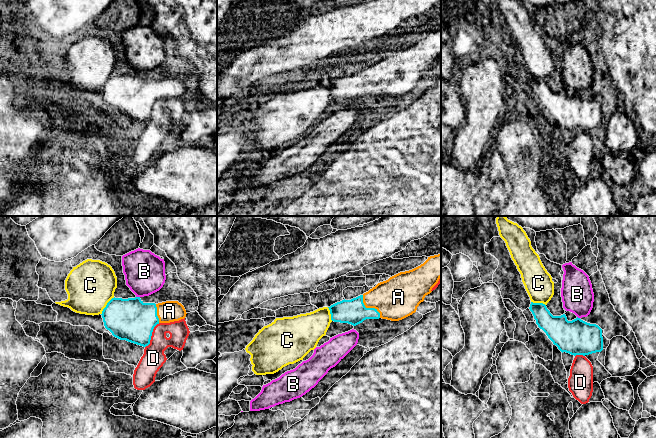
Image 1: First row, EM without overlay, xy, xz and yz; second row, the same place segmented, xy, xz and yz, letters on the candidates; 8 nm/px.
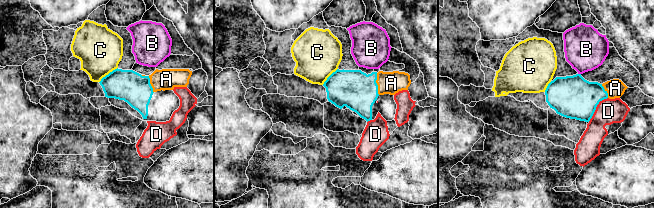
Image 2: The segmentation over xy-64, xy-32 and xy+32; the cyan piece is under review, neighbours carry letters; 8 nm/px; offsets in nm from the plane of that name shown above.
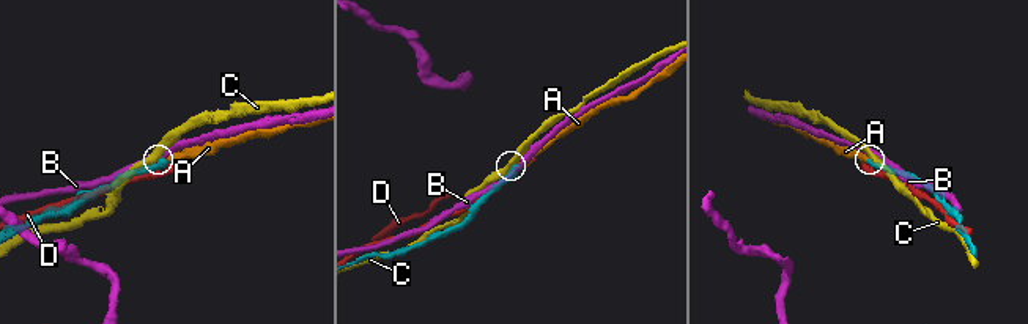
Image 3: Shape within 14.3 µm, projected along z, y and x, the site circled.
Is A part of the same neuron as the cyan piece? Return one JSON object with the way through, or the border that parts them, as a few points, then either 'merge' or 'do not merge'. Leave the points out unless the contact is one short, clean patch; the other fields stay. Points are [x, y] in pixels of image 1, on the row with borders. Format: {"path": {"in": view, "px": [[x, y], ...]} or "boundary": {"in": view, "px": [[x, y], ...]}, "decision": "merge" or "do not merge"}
{"path": {"in": "xz", "px": [[354, 312], [360, 308], [369, 308], [378, 302], [398, 297]]}, "decision": "merge"}

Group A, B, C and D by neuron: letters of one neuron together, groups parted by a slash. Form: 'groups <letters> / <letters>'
groups A / B / C / D

